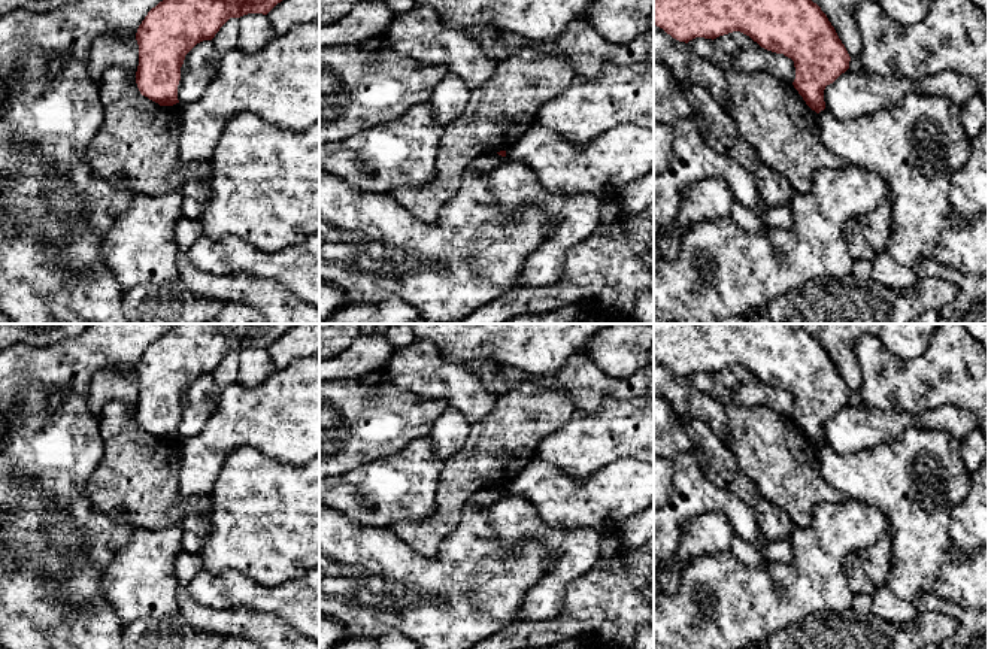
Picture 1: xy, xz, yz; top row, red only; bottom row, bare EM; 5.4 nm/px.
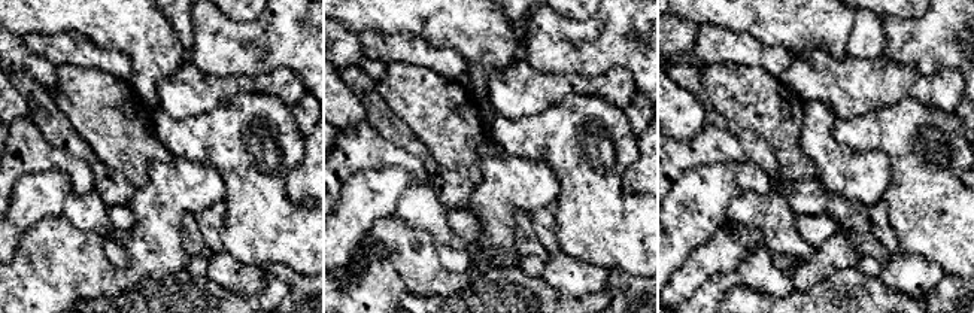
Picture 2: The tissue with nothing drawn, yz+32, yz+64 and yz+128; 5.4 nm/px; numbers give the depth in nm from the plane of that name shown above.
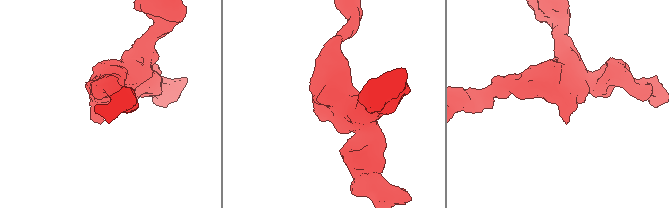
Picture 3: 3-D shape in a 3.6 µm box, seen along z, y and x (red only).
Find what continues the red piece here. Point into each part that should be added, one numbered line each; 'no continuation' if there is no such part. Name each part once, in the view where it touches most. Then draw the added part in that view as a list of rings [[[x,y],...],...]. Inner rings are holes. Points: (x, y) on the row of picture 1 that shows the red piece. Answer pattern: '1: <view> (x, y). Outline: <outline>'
no continuation

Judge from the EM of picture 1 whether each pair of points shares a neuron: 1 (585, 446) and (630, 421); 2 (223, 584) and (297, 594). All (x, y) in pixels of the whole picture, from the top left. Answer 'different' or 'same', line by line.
1: same
2: same

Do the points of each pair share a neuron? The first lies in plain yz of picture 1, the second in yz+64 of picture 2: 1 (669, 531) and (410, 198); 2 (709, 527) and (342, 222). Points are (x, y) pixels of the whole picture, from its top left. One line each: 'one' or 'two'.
1: two
2: one

